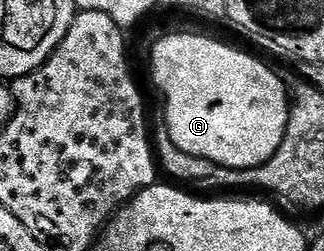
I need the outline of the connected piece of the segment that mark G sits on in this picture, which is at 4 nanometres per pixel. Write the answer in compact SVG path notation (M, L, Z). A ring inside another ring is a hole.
M175 32L172 36L163 36L155 44L155 49L151 52L151 76L155 79L155 84L159 87L161 95L167 99L167 117L165 123L169 130L169 138L173 138L173 146L177 150L185 150L185 154L193 154L197 158L205 158L209 162L218 164L220 169L229 168L256 168L264 164L281 146L285 138L287 129L287 119L291 113L289 107L289 88L284 80L279 76L278 71L273 67L266 68L259 60L254 60L247 52L238 52L235 48L230 48L227 44L222 44L219 40L210 40L207 36L194 36L191 32Z

